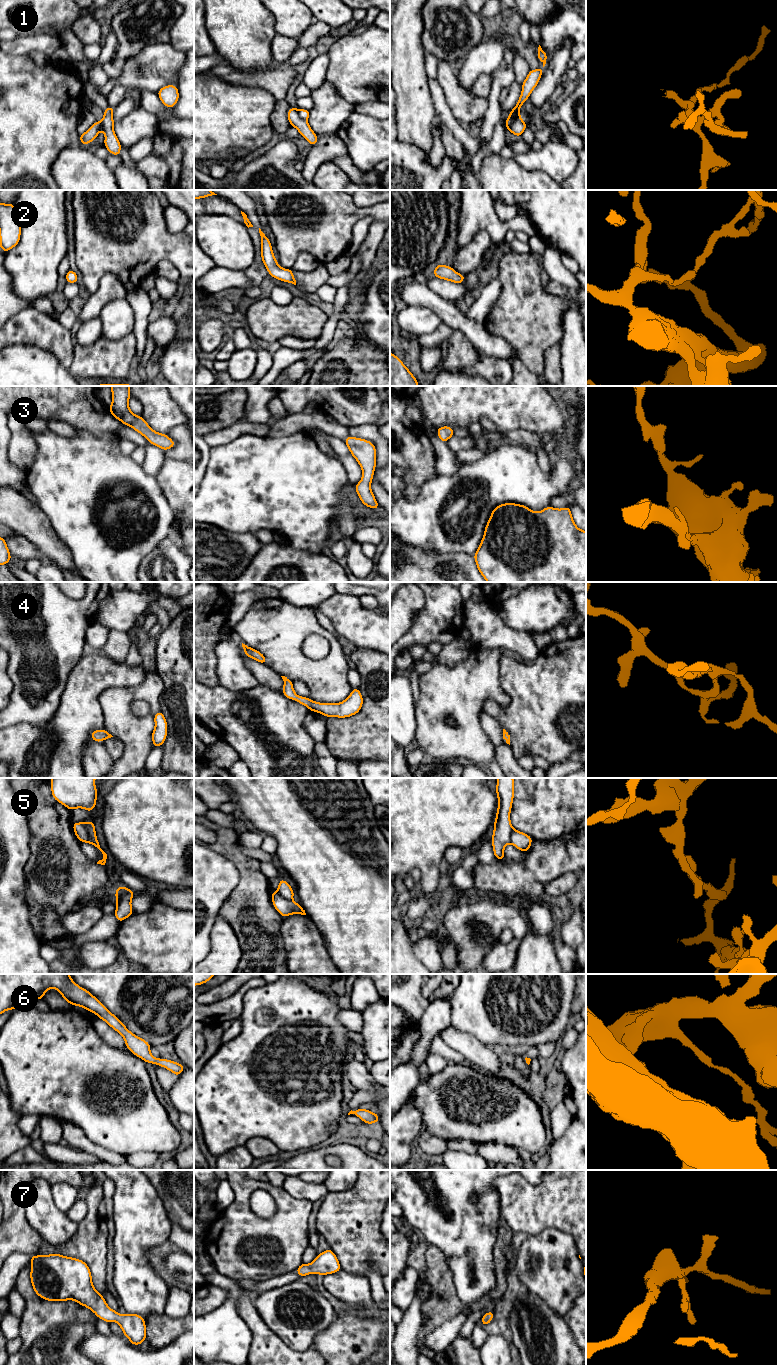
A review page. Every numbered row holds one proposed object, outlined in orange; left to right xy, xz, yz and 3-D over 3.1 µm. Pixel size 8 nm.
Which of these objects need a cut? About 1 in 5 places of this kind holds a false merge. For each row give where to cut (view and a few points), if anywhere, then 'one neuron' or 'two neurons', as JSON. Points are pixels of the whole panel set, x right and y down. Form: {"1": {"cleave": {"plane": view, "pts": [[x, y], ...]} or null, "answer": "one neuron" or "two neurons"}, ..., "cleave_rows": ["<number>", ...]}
{"1": {"cleave": {"plane": "xz", "pts": [[297, 109], [298, 115], [306, 121]]}, "answer": "two neurons"}, "2": {"cleave": null, "answer": "one neuron"}, "3": {"cleave": null, "answer": "one neuron"}, "4": {"cleave": null, "answer": "one neuron"}, "5": {"cleave": {"plane": "xy", "pts": [[82, 823], [90, 842]]}, "answer": "two neurons"}, "6": {"cleave": null, "answer": "one neuron"}, "7": {"cleave": null, "answer": "one neuron"}, "cleave_rows": ["1", "5"]}

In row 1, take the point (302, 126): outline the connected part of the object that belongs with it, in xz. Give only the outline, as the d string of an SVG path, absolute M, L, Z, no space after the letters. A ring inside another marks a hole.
M290 107L288 109L288 121L290 126L295 127L299 131L300 135L304 137L312 147L316 145L318 136L311 129L308 122L300 118L297 108Z

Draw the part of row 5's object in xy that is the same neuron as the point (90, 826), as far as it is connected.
M94 821L84 822L84 827L86 828L89 836L90 836L90 844L97 847L103 854L103 859L99 860L97 864L105 865L107 854L100 848L99 842L97 840L96 831L95 831L95 824Z

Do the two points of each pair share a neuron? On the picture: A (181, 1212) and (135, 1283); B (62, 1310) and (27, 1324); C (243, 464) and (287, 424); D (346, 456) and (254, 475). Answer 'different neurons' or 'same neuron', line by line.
A: different neurons
B: same neuron
C: different neurons
D: different neurons

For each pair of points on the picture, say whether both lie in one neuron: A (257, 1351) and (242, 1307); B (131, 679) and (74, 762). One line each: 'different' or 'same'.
A: same
B: same

